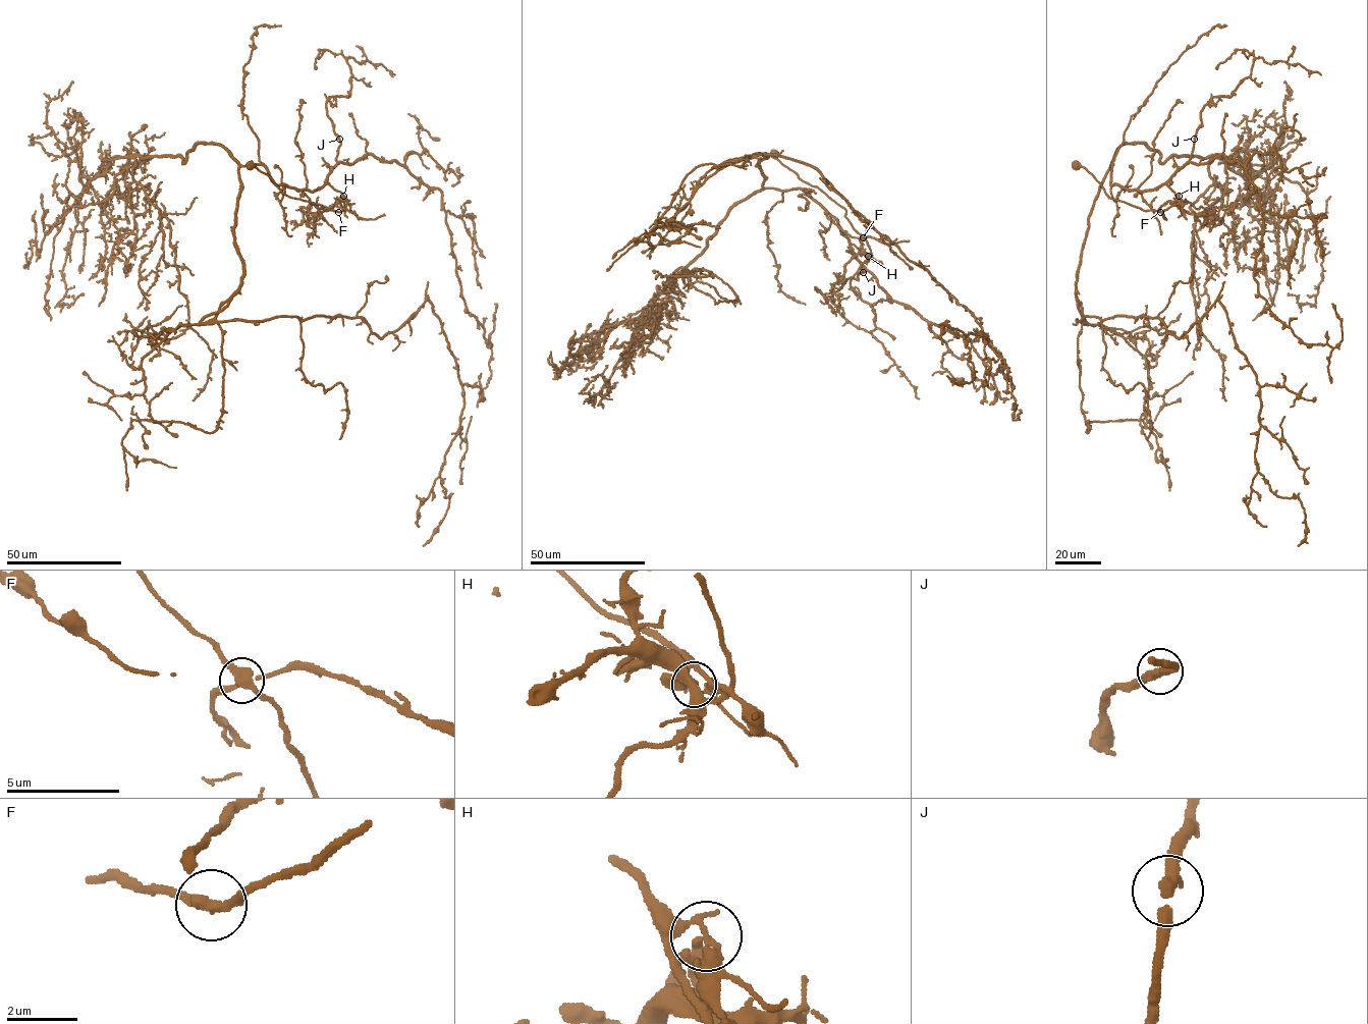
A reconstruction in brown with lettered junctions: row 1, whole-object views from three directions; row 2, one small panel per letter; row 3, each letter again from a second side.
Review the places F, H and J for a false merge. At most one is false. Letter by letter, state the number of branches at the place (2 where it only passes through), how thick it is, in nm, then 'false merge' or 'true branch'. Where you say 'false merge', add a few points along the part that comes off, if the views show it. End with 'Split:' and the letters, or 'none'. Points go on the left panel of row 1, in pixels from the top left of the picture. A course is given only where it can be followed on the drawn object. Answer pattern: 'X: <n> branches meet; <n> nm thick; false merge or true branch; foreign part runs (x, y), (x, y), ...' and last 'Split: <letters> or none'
F: 2 branches meet; 360 nm thick; true branch
H: 2 branches meet; 180 nm thick; false merge; foreign part runs (343, 196), (347, 203), (341, 211), (326, 210), (319, 204), (286, 196), (270, 176), (248, 163)
J: 2 branches meet; 360 nm thick; true branch
Split: H

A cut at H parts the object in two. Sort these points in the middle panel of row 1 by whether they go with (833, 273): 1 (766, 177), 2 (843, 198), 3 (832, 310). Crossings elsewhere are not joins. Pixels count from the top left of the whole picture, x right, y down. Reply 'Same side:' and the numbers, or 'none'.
Same side: 3

